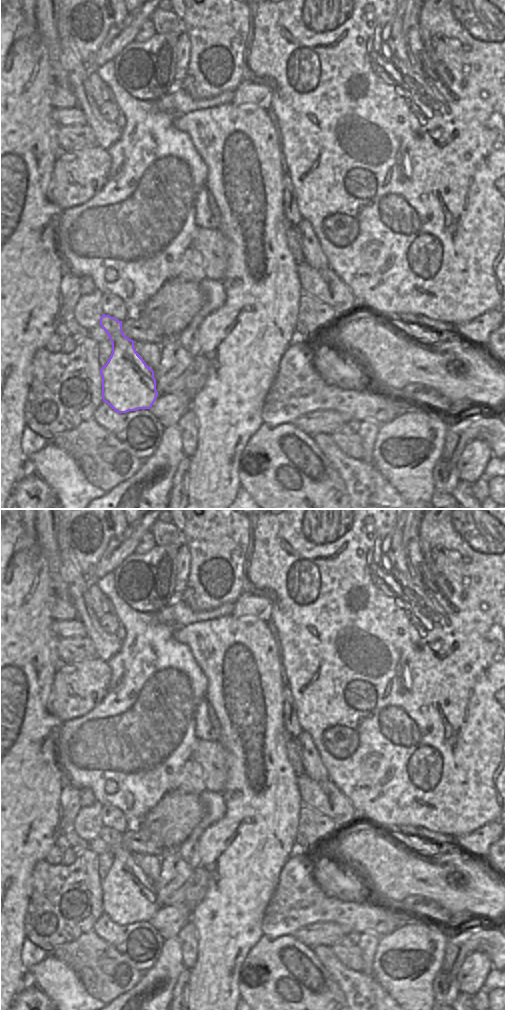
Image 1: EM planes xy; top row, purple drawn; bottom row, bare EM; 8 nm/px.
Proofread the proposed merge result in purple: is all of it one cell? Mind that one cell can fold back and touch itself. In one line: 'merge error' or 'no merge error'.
no merge error

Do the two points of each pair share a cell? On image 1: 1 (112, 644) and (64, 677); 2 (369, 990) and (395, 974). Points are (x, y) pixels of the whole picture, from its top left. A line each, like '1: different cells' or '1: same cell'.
1: different cells
2: different cells

